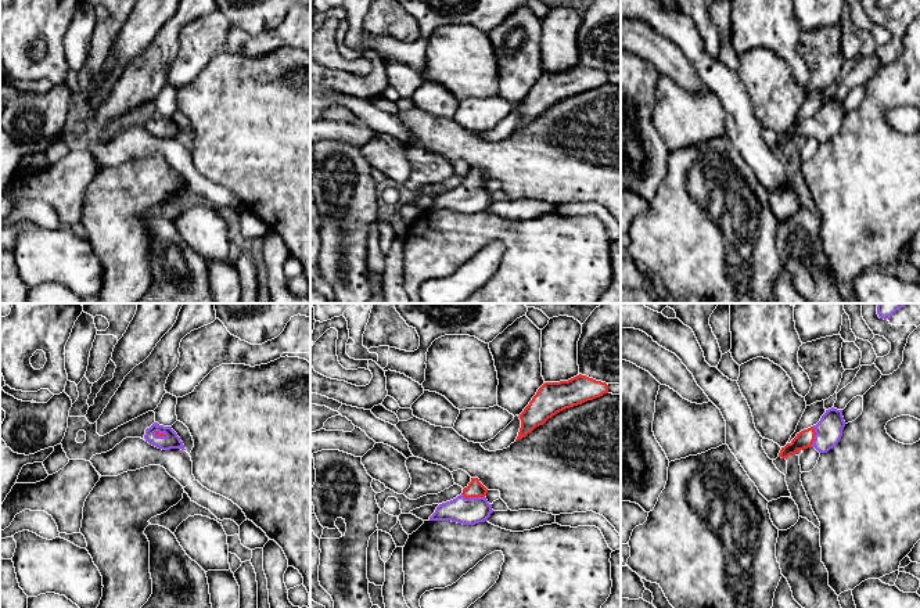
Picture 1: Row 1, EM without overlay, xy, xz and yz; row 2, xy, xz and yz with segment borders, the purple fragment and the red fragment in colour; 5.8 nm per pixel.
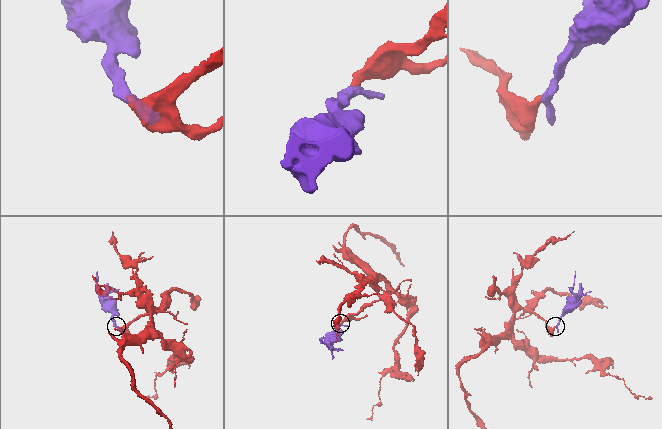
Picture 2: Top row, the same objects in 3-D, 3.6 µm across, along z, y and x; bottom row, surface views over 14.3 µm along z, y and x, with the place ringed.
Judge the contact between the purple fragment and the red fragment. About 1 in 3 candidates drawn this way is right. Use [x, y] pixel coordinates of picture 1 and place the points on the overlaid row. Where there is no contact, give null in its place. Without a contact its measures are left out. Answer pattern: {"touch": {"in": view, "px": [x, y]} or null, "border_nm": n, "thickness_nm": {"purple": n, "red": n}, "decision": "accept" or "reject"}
{"touch": {"in": "xz", "px": [473, 497]}, "border_nm": 140, "thickness_nm": {"purple": 160, "red": 100}, "decision": "accept"}

